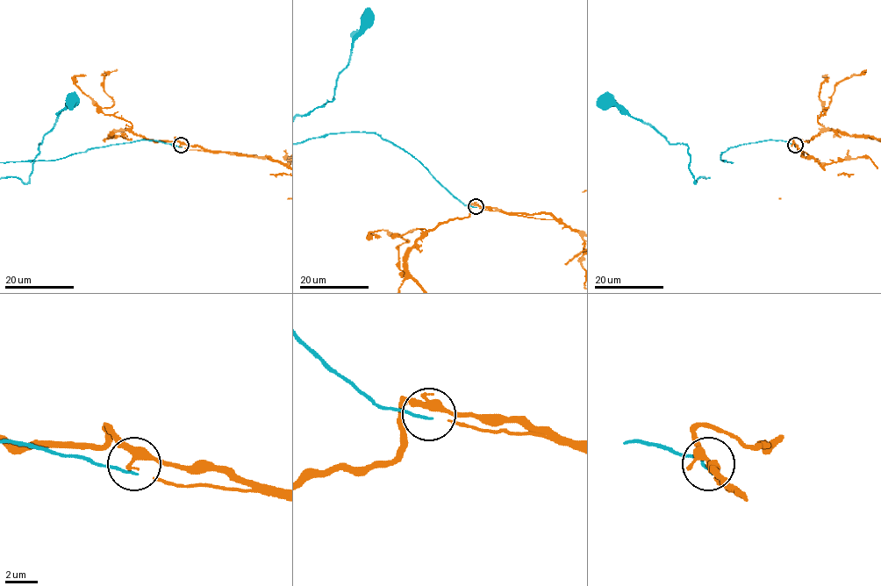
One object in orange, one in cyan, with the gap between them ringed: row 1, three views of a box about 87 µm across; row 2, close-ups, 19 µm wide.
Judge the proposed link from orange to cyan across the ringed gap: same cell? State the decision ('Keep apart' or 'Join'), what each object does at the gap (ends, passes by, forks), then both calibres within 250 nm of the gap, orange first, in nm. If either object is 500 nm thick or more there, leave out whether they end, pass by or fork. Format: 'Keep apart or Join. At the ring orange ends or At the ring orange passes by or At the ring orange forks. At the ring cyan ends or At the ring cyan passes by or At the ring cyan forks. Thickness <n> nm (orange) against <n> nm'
Join. At the ring orange forks. At the ring cyan ends. Thickness 400 nm (orange) against 180 nm

